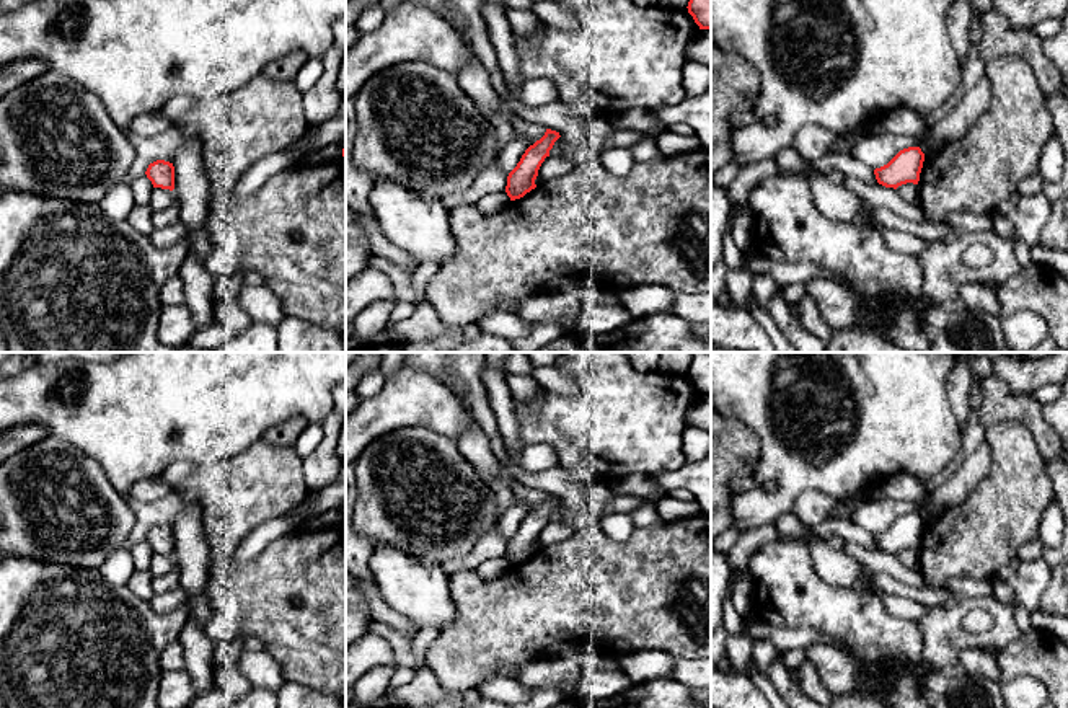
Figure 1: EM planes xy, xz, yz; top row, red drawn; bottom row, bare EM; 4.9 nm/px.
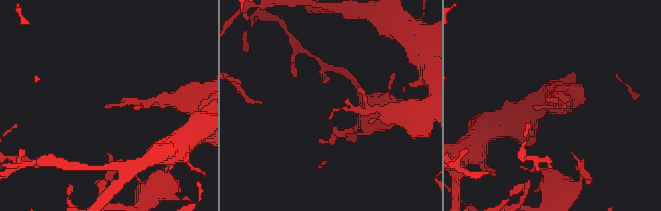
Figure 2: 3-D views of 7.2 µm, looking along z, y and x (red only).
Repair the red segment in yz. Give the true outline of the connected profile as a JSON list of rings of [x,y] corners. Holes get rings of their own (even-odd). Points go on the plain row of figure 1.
[[[920,512],[900,516],[887,530],[876,533],[874,540],[879,550],[897,555],[902,550],[918,550],[925,519]]]

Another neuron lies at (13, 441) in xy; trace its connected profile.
[[[21,424],[0,432],[0,463],[49,437],[49,431],[42,424]]]

